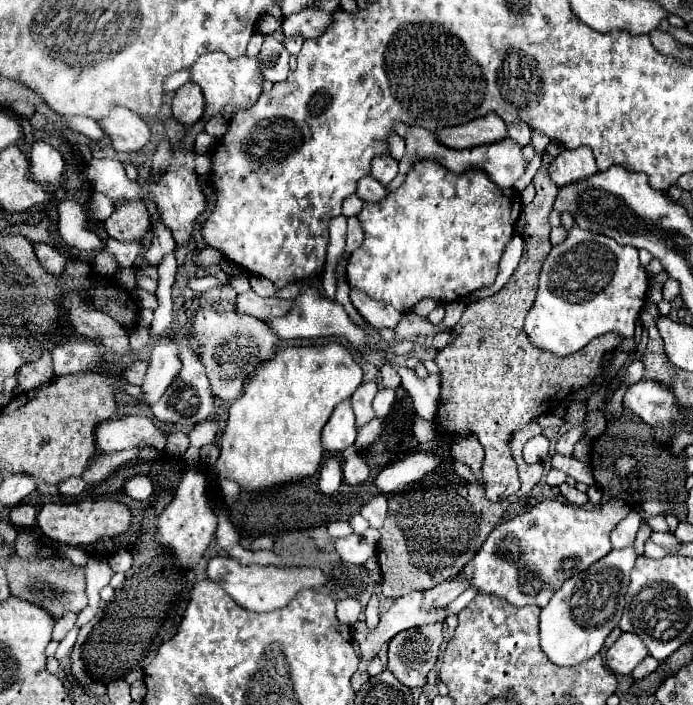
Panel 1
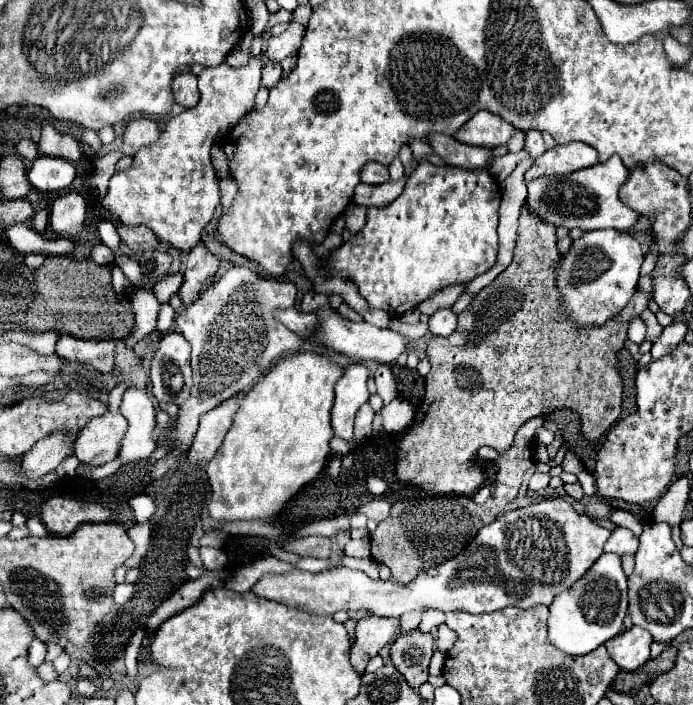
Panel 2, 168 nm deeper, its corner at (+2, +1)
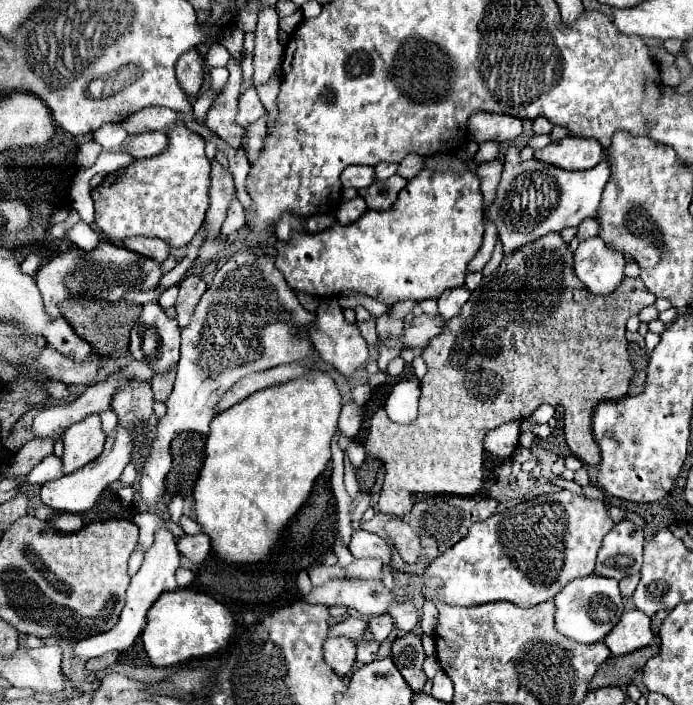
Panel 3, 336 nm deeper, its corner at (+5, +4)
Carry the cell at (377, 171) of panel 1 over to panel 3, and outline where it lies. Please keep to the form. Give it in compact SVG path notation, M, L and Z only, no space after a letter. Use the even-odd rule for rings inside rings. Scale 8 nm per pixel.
M348 166L342 172L344 188L366 188L374 180L374 166Z

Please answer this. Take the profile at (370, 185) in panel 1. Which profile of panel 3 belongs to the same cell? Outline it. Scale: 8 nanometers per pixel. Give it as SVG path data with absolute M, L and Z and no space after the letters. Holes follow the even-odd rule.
M394 174L388 180L372 182L368 188L360 190L360 194L366 200L370 210L388 210L404 186L406 186L406 180L398 174Z

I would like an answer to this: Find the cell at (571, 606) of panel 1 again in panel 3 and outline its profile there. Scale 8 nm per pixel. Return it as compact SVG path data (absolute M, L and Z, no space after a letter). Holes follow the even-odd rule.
M598 574L578 578L568 586L564 586L564 590L560 590L554 596L554 604L556 604L556 630L566 638L572 638L582 644L594 644L604 640L606 634L620 622L624 612L618 582Z

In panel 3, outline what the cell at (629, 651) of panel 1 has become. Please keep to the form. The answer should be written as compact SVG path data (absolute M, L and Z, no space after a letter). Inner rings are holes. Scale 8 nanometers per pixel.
M630 610L622 616L620 626L616 626L616 630L604 638L604 644L610 648L612 656L626 656L648 646L652 640L654 634L650 630L650 620L638 610Z

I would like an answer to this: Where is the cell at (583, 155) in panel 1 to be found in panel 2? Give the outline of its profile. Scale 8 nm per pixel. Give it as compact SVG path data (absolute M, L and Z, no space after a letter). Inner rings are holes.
M567 143L557 145L555 149L547 149L541 157L535 159L533 167L525 173L525 181L535 177L549 177L549 175L565 175L585 167L595 165L597 153L587 143Z

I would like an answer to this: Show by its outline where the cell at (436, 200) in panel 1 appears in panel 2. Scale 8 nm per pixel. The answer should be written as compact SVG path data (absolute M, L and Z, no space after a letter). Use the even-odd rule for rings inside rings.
M421 161L401 197L387 207L371 207L363 233L325 259L325 273L353 281L373 309L401 315L439 289L467 283L495 265L499 203L499 185L485 169L467 171Z

